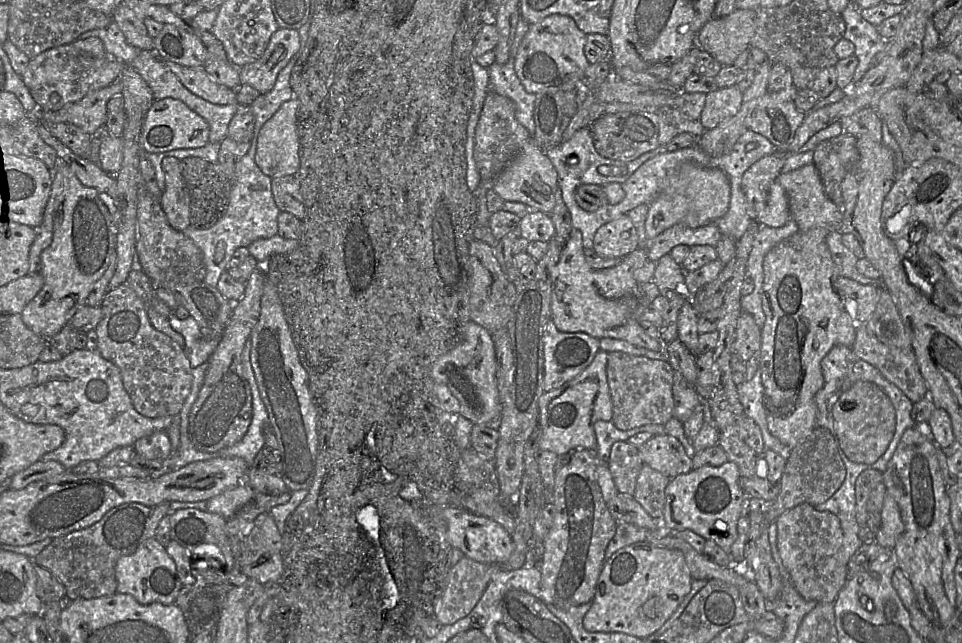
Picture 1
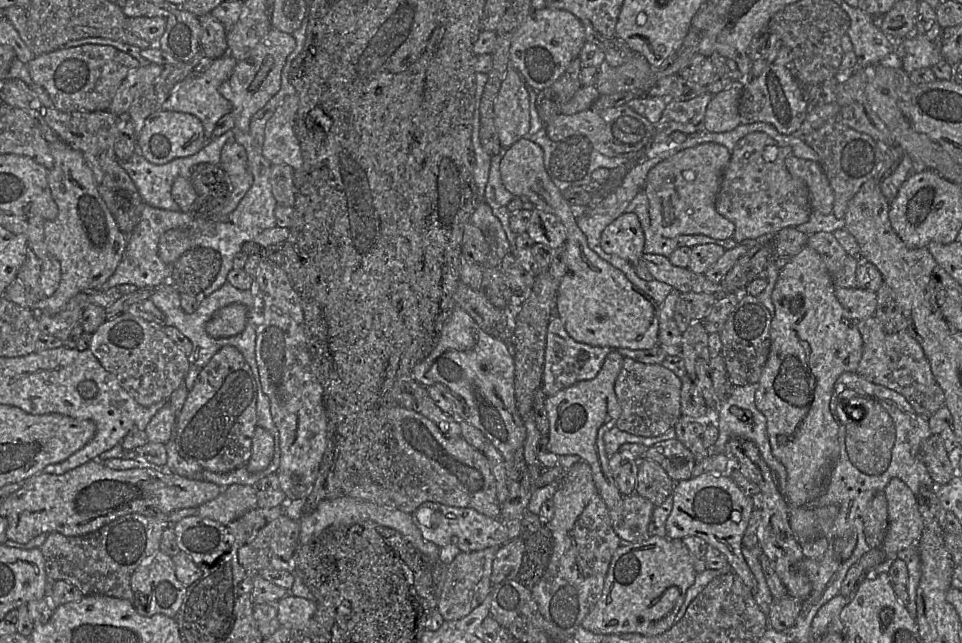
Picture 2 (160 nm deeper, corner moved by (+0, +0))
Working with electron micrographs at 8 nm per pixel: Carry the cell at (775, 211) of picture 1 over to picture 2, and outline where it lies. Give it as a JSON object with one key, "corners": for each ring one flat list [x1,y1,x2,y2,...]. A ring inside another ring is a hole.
{"corners":[[764,132,750,133,734,147,723,173,715,208,735,224,733,239,738,244,783,228,797,227,810,219,813,209,809,188,803,179,792,175,785,167,785,160,791,155,791,147,780,145]]}

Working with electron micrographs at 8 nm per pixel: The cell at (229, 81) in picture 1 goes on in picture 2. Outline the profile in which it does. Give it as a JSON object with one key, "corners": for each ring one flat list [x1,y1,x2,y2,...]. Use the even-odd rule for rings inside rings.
{"corners":[[212,15,199,18,201,25,201,55,204,61,213,61,228,53,227,28]]}

